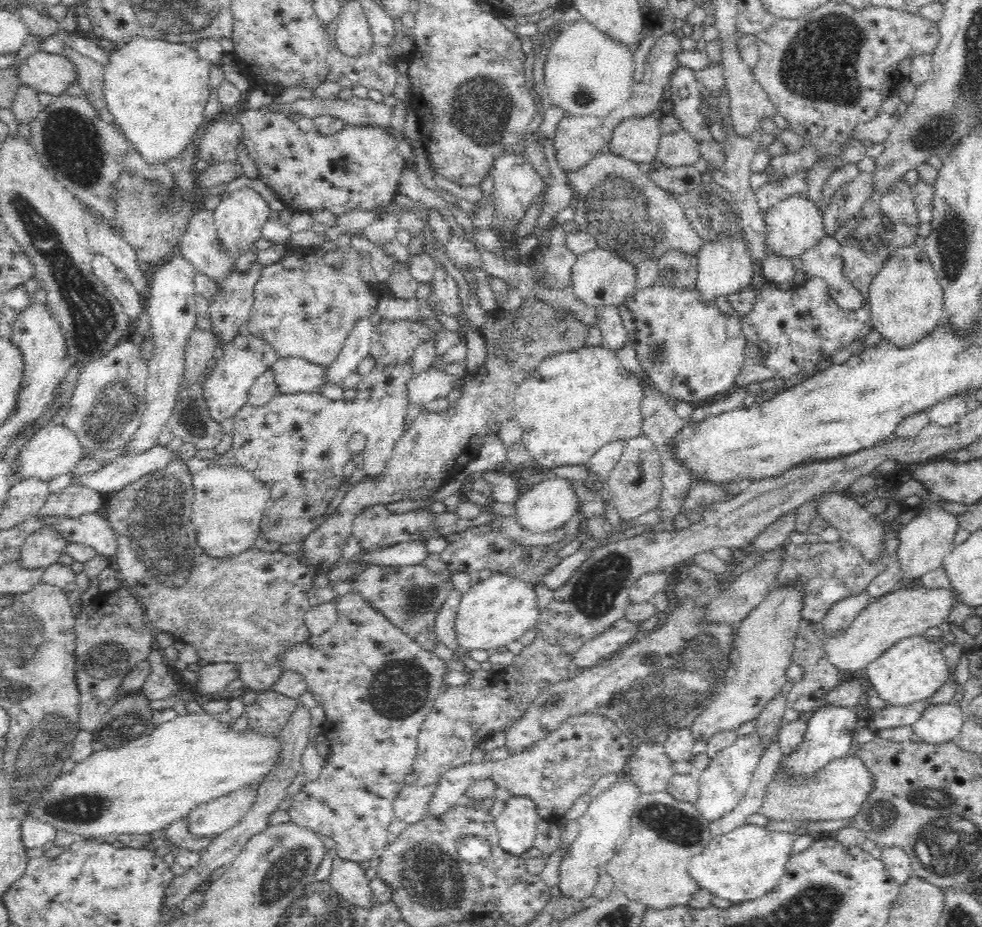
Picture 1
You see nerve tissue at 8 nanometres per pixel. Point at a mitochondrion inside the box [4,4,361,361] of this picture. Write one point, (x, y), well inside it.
(92, 322)

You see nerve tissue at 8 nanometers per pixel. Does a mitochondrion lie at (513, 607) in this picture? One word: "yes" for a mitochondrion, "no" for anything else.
no

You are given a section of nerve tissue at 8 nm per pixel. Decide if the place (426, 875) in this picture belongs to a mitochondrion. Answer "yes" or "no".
yes

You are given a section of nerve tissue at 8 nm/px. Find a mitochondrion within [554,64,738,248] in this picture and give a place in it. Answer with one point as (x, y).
(584, 97)

